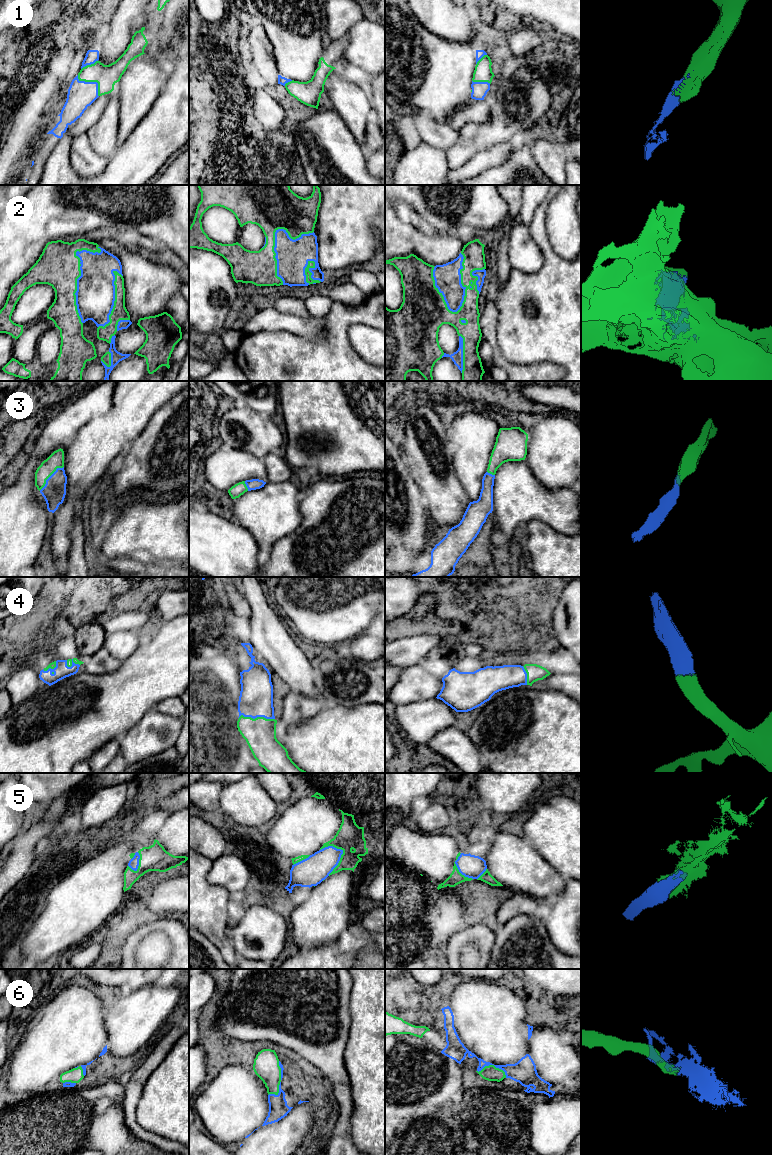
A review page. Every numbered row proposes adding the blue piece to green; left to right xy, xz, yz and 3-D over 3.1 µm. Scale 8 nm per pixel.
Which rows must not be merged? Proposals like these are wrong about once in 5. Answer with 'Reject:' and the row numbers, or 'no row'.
Reject: no row

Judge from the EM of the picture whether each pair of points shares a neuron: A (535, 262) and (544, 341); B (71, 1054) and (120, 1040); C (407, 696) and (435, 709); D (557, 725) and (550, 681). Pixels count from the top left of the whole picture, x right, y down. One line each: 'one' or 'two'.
A: two
B: two
C: two
D: two

